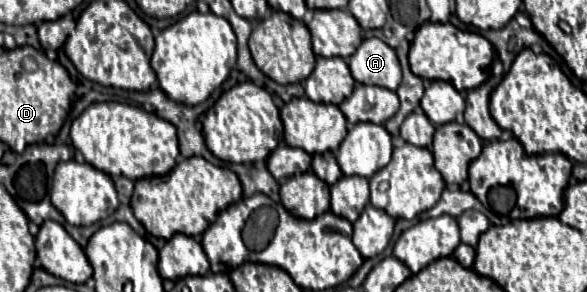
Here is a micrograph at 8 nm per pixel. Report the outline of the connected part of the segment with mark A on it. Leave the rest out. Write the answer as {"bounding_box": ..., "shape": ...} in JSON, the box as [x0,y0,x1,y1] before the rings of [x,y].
{"bounding_box":[348,38,402,90],"shape":[[[380,38],[362,40],[358,50],[348,58],[348,66],[354,80],[364,84],[376,84],[388,90],[396,90],[402,80],[394,48],[390,48]]]}

